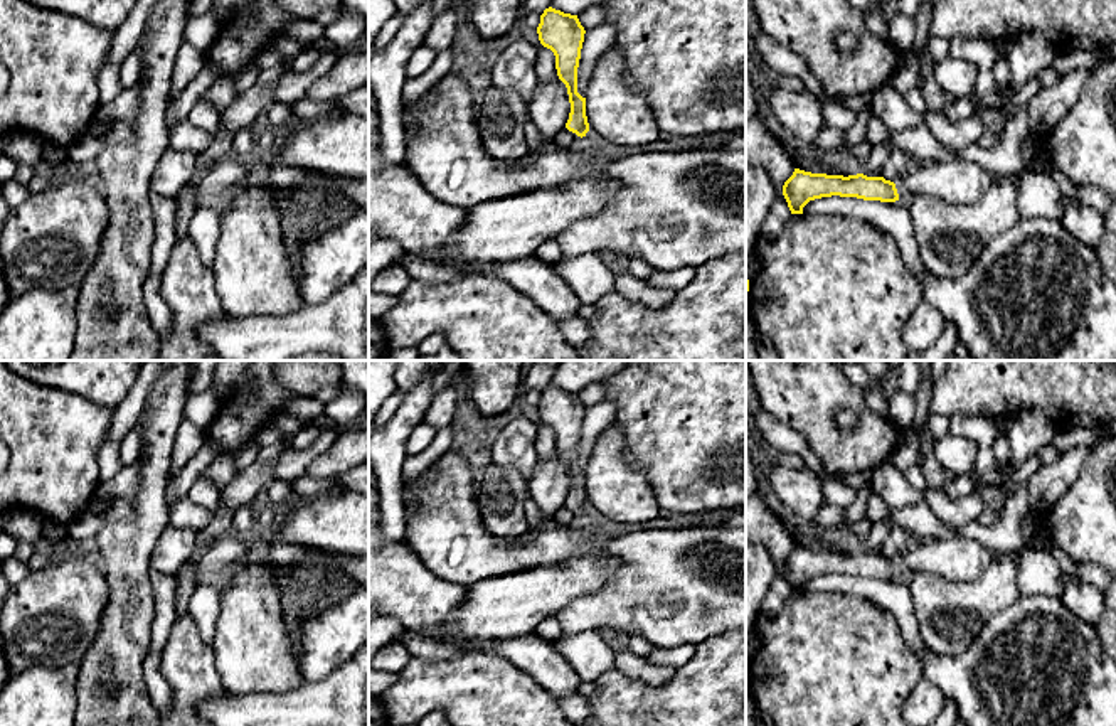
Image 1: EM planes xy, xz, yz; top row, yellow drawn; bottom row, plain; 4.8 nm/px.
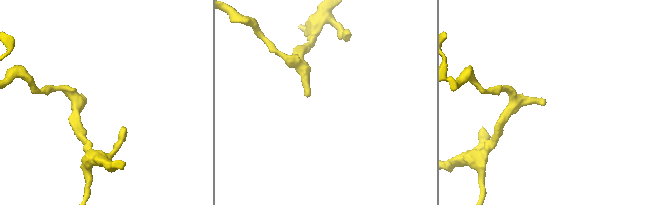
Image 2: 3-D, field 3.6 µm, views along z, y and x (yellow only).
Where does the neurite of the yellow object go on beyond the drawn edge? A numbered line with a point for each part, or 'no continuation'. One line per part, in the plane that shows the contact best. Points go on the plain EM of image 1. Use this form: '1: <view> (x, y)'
1: yz (955, 558)

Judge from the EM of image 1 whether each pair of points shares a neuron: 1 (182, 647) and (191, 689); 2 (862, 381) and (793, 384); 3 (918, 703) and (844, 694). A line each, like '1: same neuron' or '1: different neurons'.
1: same neuron
2: different neurons
3: different neurons

